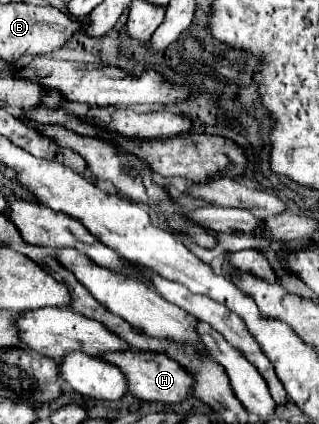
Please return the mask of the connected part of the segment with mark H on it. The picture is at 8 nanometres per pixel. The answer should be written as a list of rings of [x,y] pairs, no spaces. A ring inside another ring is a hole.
[[[131,351],[131,353],[107,353],[103,357],[105,361],[111,361],[113,365],[119,365],[123,373],[127,373],[129,381],[129,393],[133,393],[137,399],[143,401],[159,401],[159,403],[181,403],[187,397],[191,397],[193,377],[171,357],[165,353],[151,353],[151,351]],[[147,357],[153,357],[153,361],[143,361]]]

